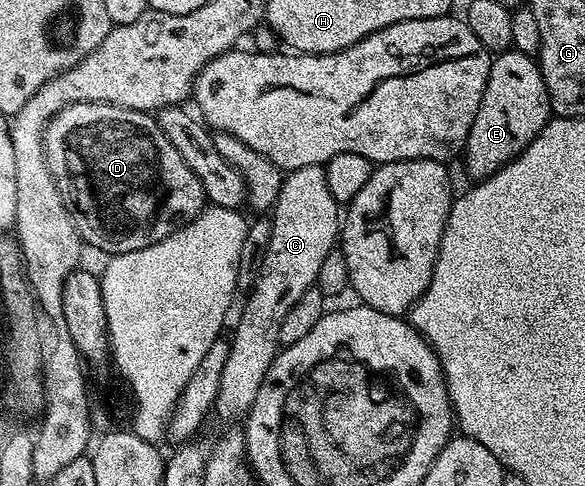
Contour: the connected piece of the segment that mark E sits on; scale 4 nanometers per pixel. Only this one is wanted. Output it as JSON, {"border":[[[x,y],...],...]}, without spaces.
{"border":[[[524,51],[498,52],[492,58],[489,81],[481,97],[481,109],[473,117],[473,129],[469,129],[465,160],[472,180],[478,181],[504,167],[510,159],[524,151],[541,133],[541,129],[553,118],[549,93],[539,72],[539,64]]]}

